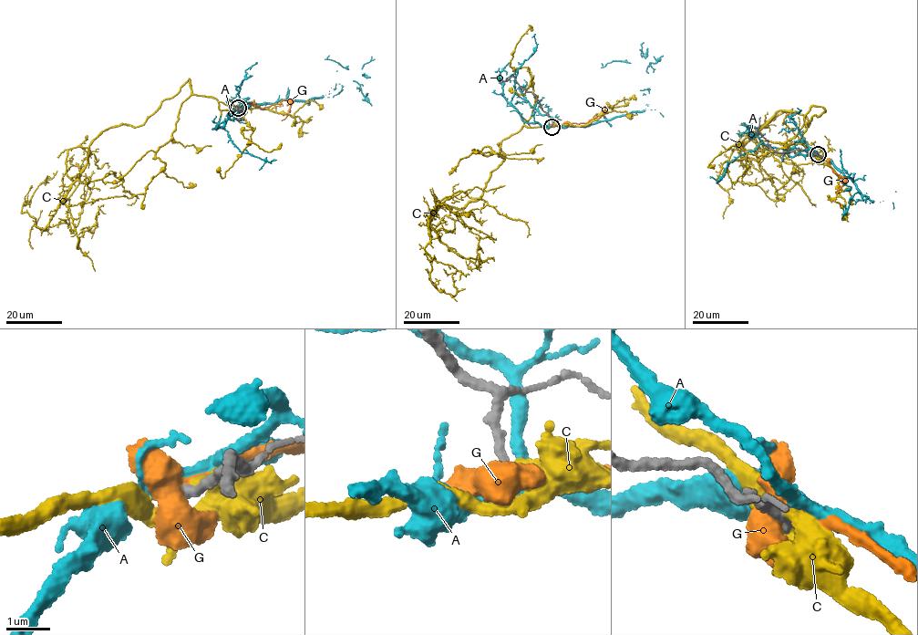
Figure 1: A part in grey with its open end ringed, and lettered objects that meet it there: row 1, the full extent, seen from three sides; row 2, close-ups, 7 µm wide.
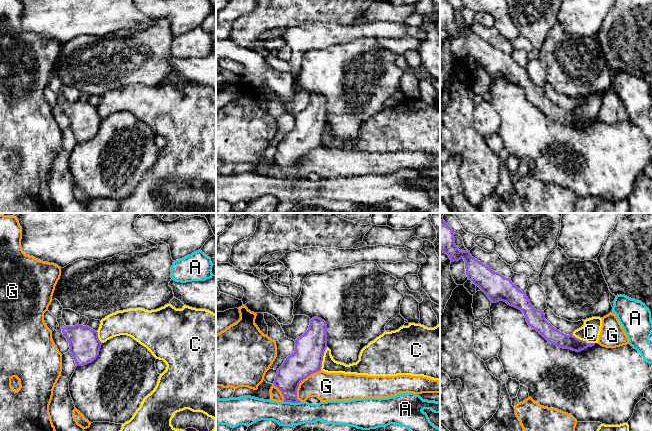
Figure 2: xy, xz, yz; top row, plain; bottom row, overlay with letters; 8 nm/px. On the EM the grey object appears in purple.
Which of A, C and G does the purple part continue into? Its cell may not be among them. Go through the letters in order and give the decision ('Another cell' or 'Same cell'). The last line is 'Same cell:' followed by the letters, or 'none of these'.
A: Another cell
C: Another cell
G: Another cell
Same cell: none of these

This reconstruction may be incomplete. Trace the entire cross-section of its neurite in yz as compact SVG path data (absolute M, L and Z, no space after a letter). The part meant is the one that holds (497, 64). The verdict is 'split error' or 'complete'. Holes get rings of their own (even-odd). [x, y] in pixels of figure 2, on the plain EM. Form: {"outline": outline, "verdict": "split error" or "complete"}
{"outline": "M440 0L440 27L447 30L451 38L464 35L468 55L487 71L491 79L504 77L521 86L528 101L558 124L580 128L595 121L595 119L580 116L573 110L566 111L554 104L545 95L544 87L536 86L531 81L526 69L519 66L510 54L502 52L475 35L470 27L460 27L455 21L454 11L455 9L448 0Z", "verdict": "complete"}

